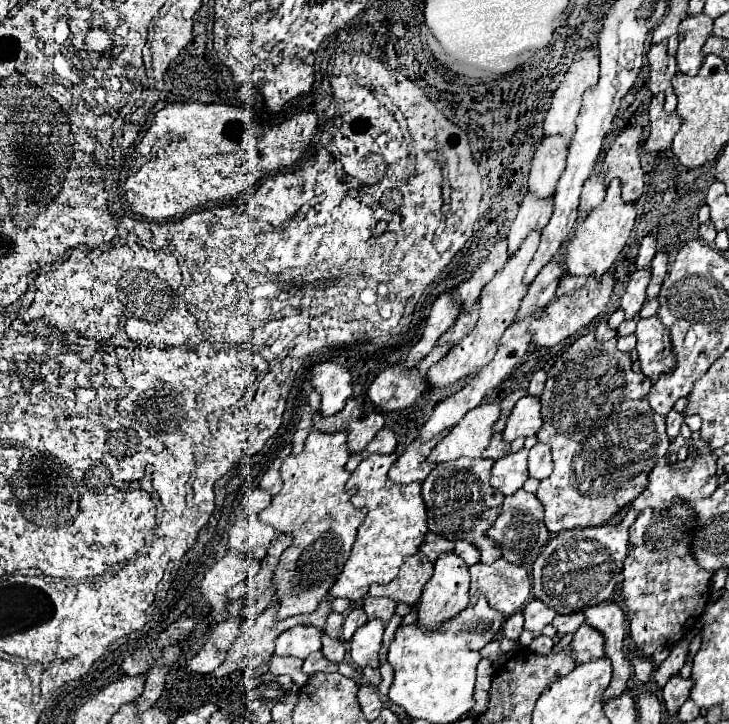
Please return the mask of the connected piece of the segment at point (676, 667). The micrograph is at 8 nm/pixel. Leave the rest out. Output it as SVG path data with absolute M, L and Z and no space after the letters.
M688 639L680 641L678 645L672 647L672 653L668 655L666 661L662 661L654 673L654 681L656 685L662 689L670 677L678 675L680 669L684 667L684 661L686 661L686 655L688 655Z

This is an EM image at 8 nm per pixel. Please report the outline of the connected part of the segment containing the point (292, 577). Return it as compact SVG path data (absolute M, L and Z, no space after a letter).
M312 431L306 439L304 453L284 459L280 467L284 487L274 495L270 507L260 513L262 523L270 523L280 533L290 533L294 537L292 545L282 553L274 575L274 599L282 603L278 619L316 611L320 599L330 593L338 573L348 561L356 531L366 517L366 509L358 509L350 503L356 491L344 489L350 479L350 473L344 469L350 457L346 437L348 433Z

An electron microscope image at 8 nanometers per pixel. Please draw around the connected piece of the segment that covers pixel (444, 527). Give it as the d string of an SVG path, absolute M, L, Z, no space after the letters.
M458 459L452 463L438 463L422 485L422 497L428 509L428 527L432 533L444 539L466 539L474 543L482 553L482 563L494 563L502 557L502 549L488 537L488 529L494 525L502 511L504 495L490 485L490 459Z

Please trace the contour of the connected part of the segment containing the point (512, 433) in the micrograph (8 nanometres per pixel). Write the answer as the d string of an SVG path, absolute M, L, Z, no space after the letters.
M522 397L514 411L508 417L506 429L502 437L512 443L518 437L530 437L536 435L542 427L542 417L540 417L540 397Z

